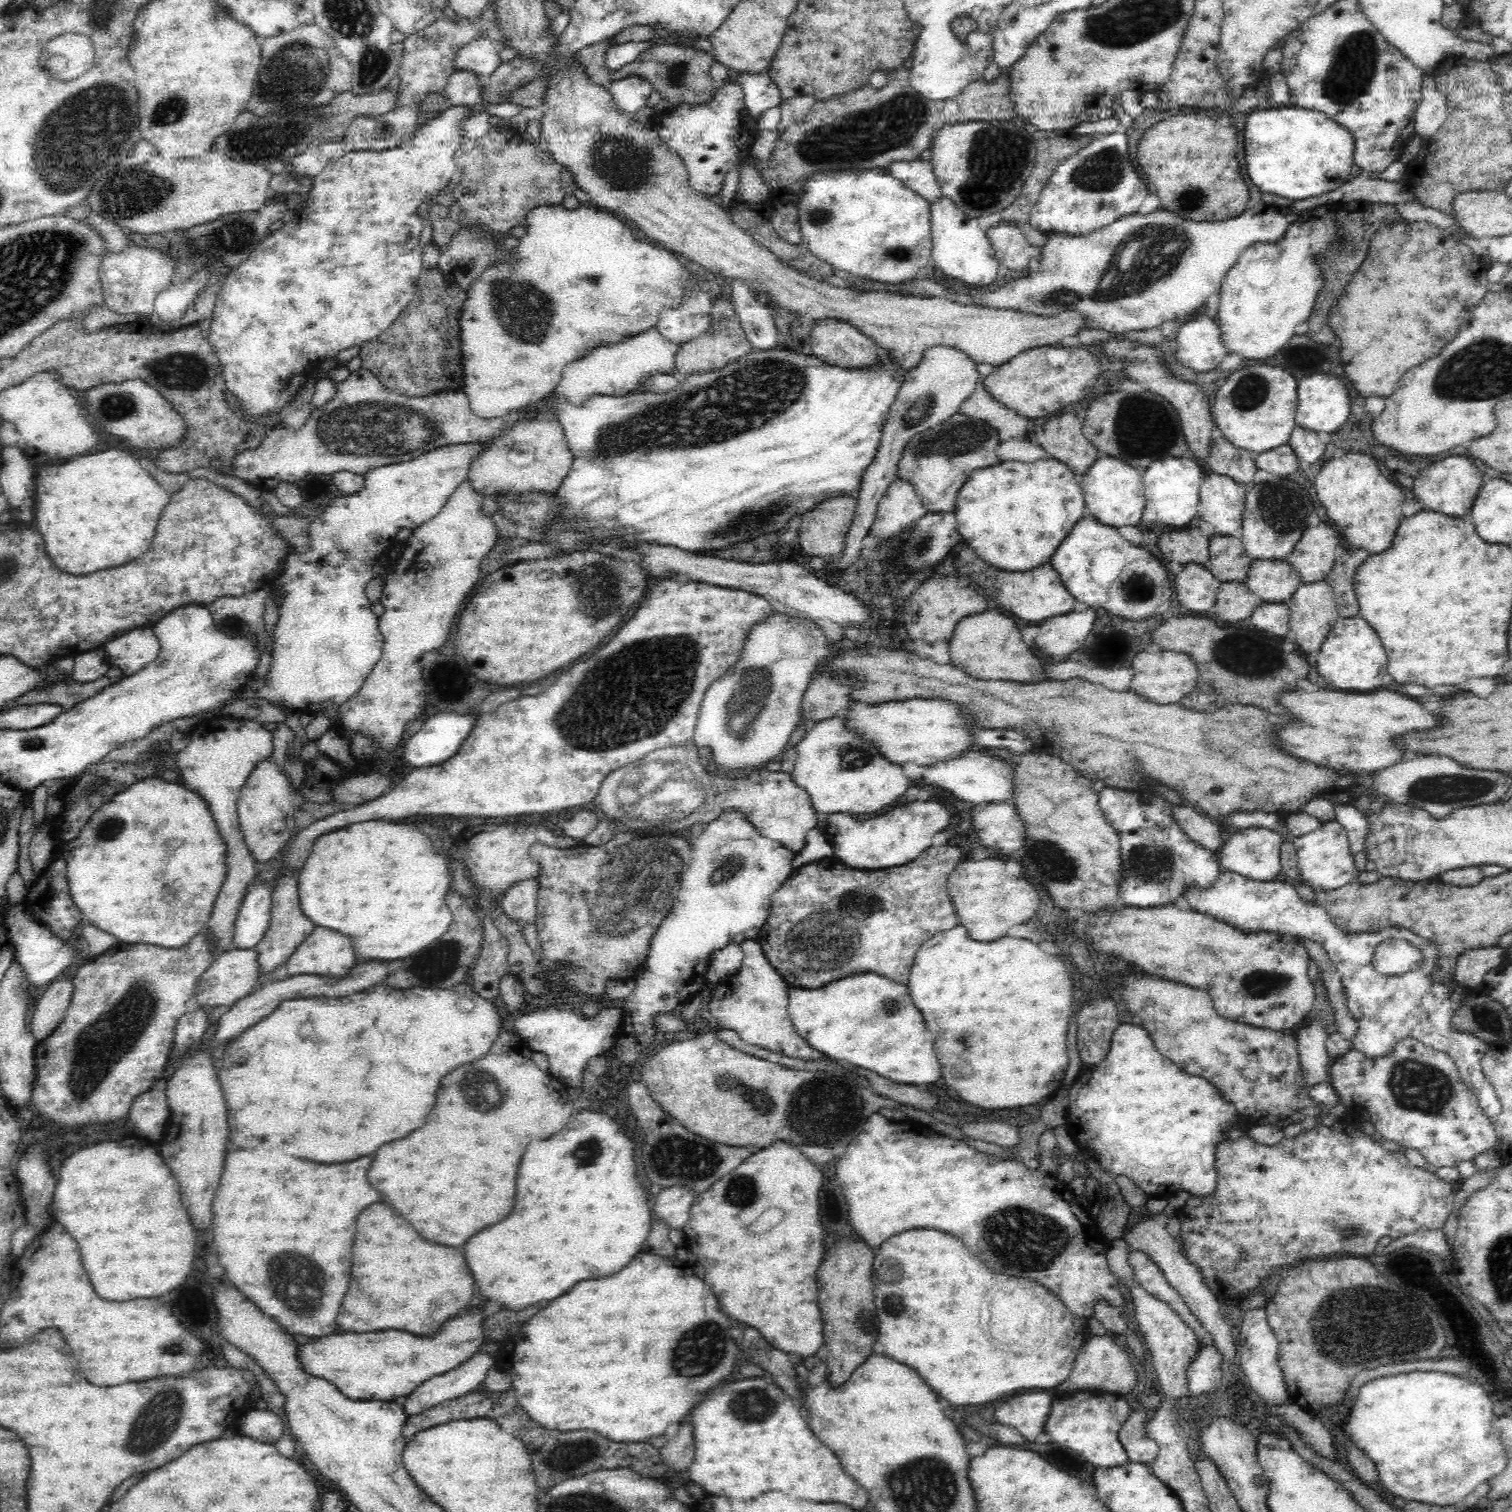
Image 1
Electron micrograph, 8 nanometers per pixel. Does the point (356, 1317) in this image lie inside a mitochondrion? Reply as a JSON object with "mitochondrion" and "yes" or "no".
{"mitochondrion":"no"}

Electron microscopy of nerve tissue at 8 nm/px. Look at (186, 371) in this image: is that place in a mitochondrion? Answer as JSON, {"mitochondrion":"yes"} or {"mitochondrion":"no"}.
{"mitochondrion":"yes"}

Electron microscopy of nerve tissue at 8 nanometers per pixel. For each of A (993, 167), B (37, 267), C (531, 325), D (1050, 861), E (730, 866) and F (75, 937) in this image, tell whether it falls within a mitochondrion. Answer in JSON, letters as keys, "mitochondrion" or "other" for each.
{"A":"mitochondrion","B":"mitochondrion","C":"mitochondrion","D":"mitochondrion","E":"mitochondrion","F":"other"}

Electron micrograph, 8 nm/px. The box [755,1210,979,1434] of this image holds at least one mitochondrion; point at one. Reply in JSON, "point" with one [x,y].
{"point":[894,1305]}

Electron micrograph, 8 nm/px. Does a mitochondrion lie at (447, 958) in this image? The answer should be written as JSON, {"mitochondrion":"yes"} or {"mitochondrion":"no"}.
{"mitochondrion":"yes"}

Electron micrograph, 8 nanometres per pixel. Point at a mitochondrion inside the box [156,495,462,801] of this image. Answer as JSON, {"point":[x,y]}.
{"point":[229,620]}

